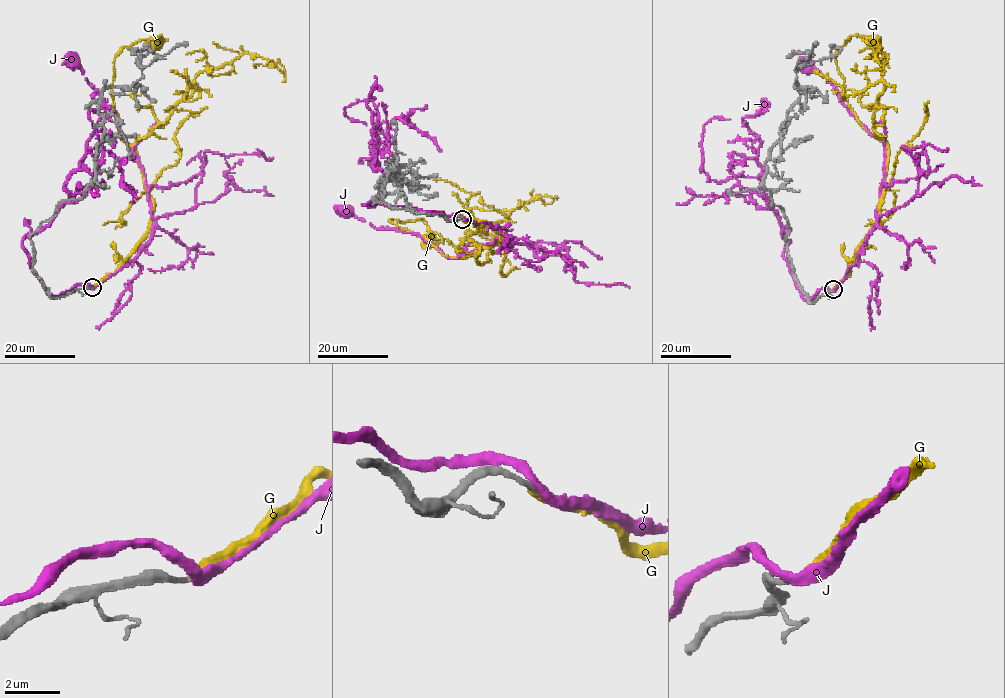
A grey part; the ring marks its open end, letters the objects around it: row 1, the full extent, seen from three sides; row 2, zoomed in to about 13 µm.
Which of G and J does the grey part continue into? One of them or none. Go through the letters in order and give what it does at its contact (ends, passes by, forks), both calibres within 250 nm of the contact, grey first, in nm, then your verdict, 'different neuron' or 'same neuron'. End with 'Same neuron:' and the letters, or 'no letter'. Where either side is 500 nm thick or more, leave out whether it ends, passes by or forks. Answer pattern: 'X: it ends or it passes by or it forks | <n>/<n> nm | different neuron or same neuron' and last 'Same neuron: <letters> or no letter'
G: it ends | 200/240 nm | same neuron
J: it passes by | 220/360 nm | different neuron
Same neuron: G

